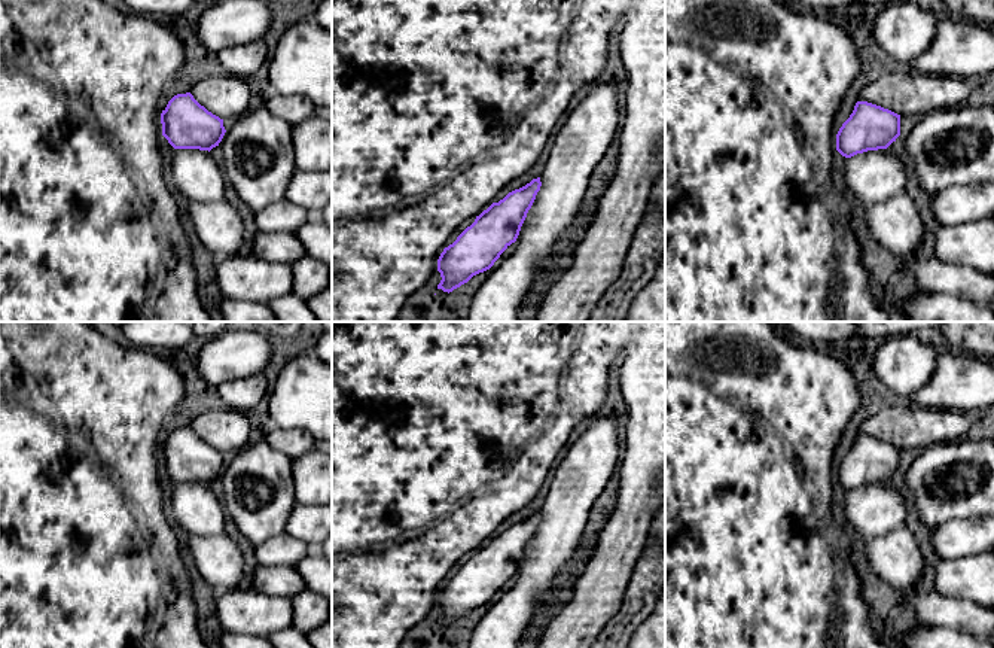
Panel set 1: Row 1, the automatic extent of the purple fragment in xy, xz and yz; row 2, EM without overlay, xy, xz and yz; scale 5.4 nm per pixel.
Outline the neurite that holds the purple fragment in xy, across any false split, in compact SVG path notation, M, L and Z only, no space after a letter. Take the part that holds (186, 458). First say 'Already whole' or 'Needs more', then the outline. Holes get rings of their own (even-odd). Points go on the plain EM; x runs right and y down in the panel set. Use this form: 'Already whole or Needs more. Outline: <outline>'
Already whole. Outline: M190 426L174 429L161 447L162 469L174 483L211 484L226 463L223 453L201 439Z

